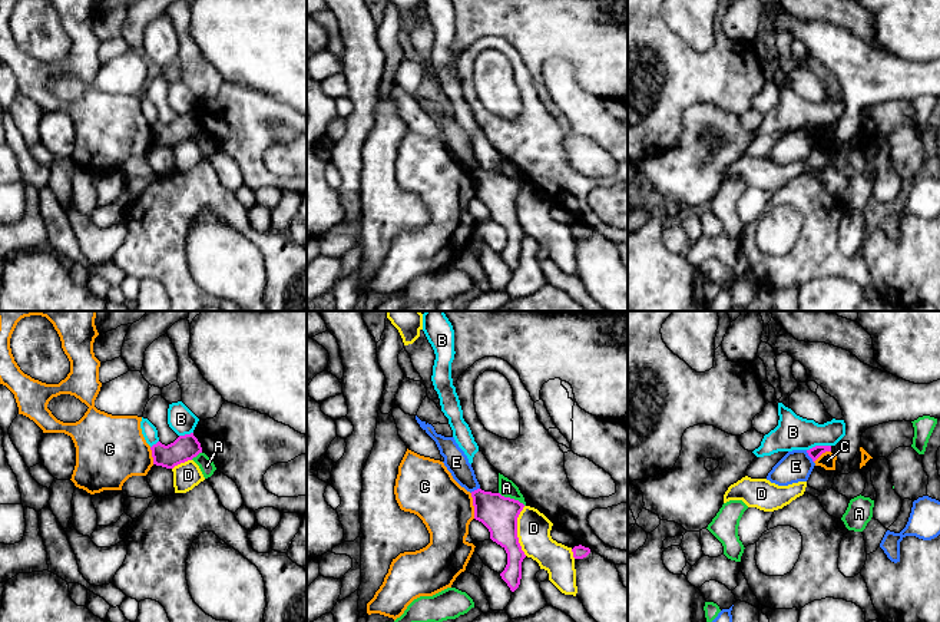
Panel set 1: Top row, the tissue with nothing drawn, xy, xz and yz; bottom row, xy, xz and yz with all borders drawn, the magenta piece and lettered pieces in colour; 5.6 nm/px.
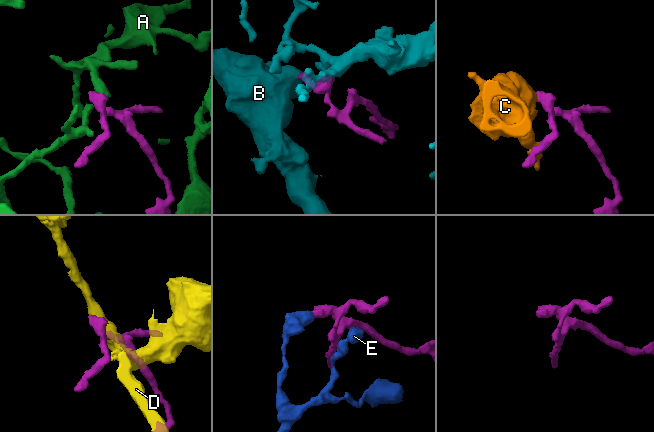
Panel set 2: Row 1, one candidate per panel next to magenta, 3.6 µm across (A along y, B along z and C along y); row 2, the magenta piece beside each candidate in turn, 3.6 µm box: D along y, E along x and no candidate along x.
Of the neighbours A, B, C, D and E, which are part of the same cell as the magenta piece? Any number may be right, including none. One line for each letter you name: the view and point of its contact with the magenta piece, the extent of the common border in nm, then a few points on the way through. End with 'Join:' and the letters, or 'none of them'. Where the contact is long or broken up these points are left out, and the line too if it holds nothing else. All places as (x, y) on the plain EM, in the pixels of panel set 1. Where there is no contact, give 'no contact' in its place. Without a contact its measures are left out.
Join: none of them

